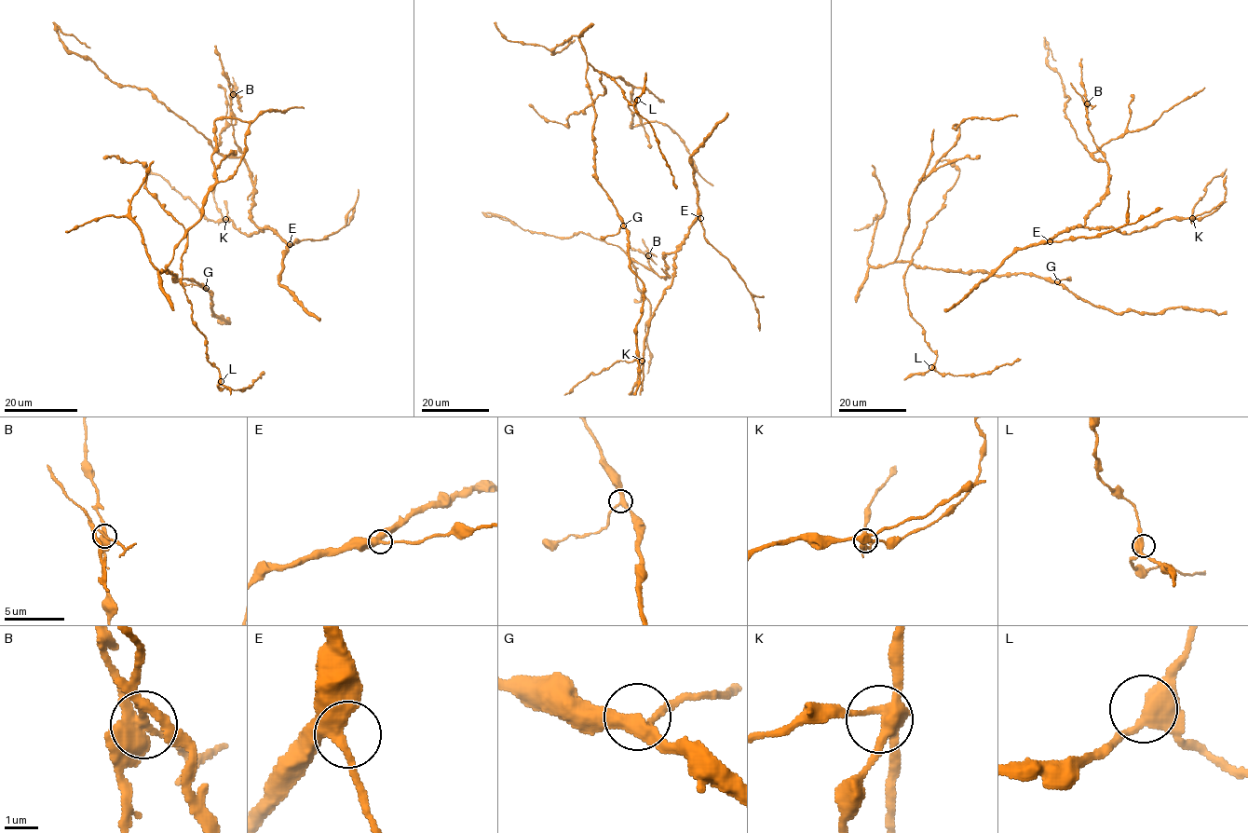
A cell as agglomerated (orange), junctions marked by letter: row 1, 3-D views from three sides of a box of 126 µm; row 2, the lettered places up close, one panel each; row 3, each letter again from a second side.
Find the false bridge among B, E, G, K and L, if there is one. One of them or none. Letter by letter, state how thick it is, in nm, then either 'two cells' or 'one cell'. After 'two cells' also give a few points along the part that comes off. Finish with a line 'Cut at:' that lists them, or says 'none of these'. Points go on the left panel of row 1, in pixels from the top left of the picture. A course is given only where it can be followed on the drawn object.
B: 360 nm thick; two cells; foreign part runs (233, 94), (226, 72)
E: 360 nm thick; one cell
G: 360 nm thick; one cell
K: 400 nm thick; one cell
L: 400 nm thick; one cell
Cut at: B

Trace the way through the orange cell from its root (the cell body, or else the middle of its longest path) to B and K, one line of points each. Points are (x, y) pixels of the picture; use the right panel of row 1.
B: (1054, 238), (1060, 233), (1083, 226), (1086, 215), (1100, 202), (1107, 188), (1108, 165), (1088, 129), (1087, 102)
K: (1054, 238), (1076, 227), (1113, 227), (1130, 234), (1166, 219), (1192, 218)

